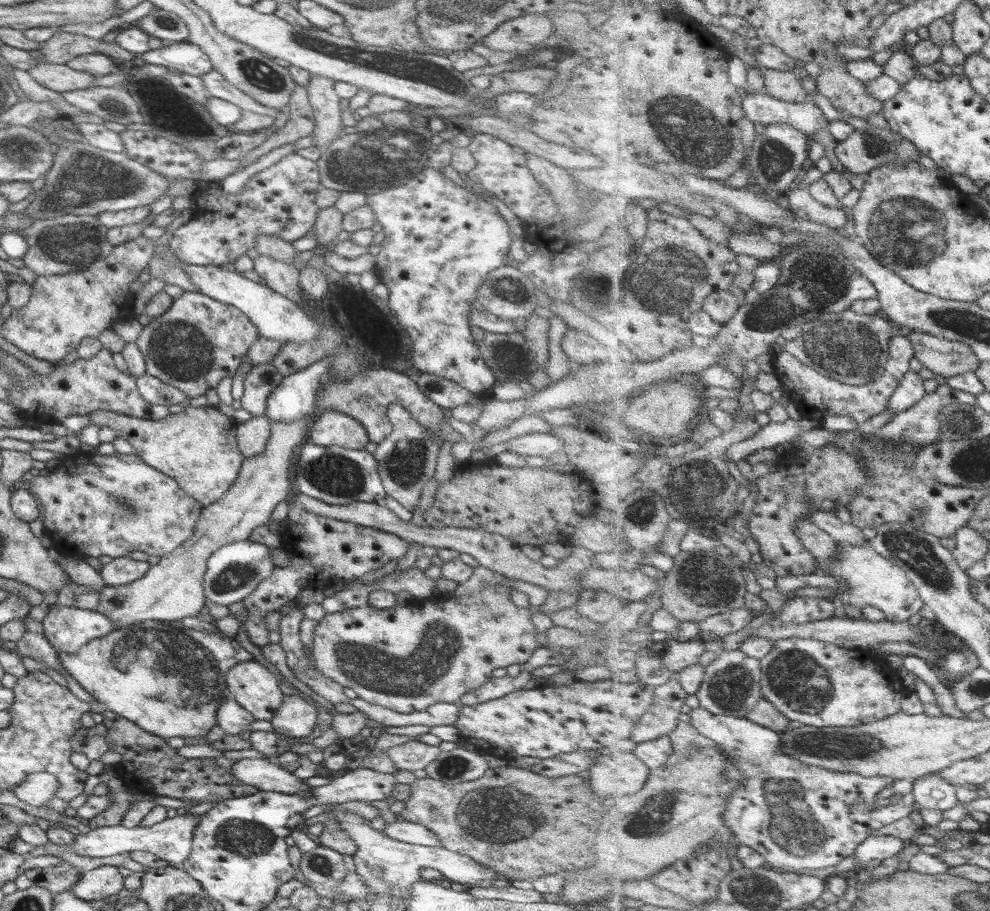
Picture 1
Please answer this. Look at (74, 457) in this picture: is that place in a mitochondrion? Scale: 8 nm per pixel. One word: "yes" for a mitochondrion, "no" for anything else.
no

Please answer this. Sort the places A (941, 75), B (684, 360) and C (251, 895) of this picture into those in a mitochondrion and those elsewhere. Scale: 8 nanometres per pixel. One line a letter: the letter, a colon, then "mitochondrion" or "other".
A: other
B: other
C: other

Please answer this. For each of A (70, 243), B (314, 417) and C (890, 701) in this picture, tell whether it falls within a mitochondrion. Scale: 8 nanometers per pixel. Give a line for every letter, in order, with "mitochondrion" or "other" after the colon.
A: mitochondrion
B: other
C: other

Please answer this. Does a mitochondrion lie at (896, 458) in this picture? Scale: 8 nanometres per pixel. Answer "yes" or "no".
yes

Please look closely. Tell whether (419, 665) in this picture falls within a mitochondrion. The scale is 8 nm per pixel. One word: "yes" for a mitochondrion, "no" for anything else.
yes

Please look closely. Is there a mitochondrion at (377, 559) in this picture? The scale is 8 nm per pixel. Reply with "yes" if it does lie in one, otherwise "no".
no

